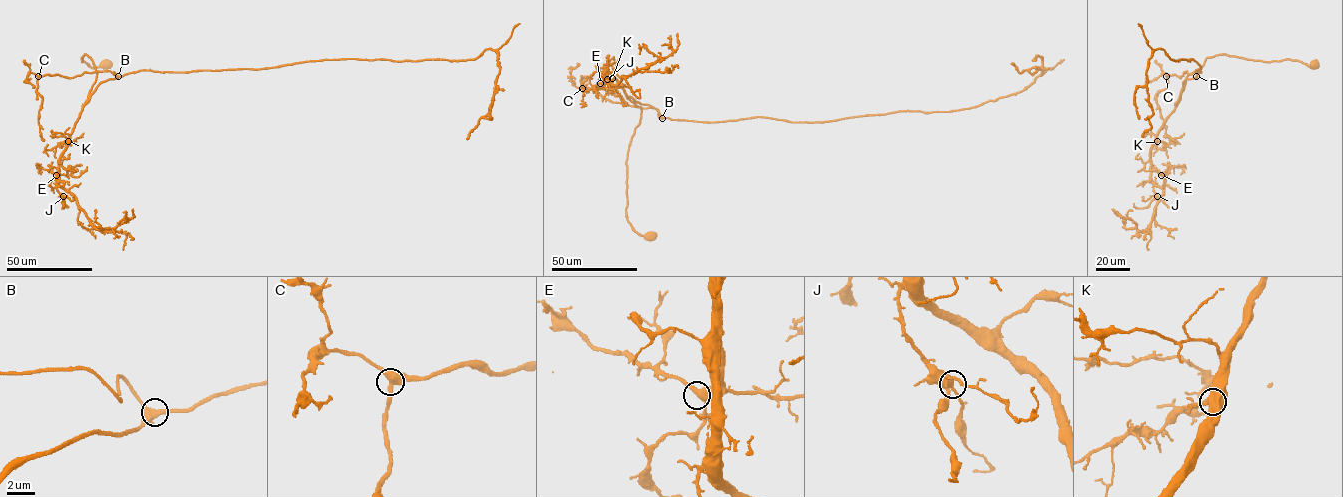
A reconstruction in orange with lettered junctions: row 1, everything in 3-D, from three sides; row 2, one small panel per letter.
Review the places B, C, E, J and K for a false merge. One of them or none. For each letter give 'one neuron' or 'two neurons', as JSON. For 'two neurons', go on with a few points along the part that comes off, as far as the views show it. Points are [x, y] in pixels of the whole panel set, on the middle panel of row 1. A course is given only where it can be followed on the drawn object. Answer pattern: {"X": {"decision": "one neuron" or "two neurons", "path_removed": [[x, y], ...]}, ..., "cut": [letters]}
{"B": {"decision": "one neuron"}, "C": {"decision": "one neuron"}, "E": {"decision": "one neuron"}, "J": {"decision": "one neuron"}, "K": {"decision": "one neuron"}, "cut": []}

